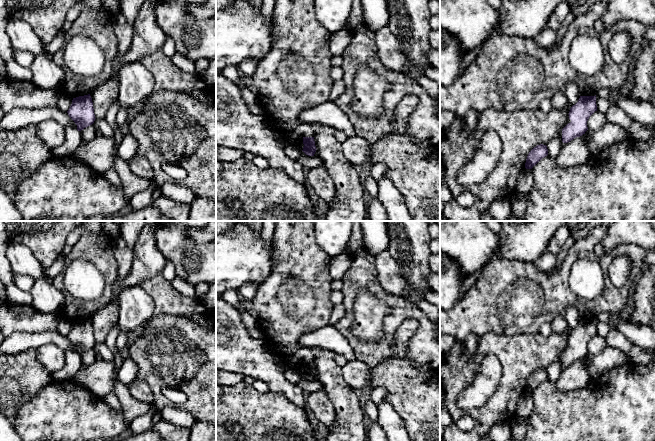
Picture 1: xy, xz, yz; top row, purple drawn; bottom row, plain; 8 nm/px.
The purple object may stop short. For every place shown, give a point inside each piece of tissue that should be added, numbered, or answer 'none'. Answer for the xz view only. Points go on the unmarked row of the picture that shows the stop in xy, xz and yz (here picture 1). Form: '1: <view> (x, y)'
none

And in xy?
none

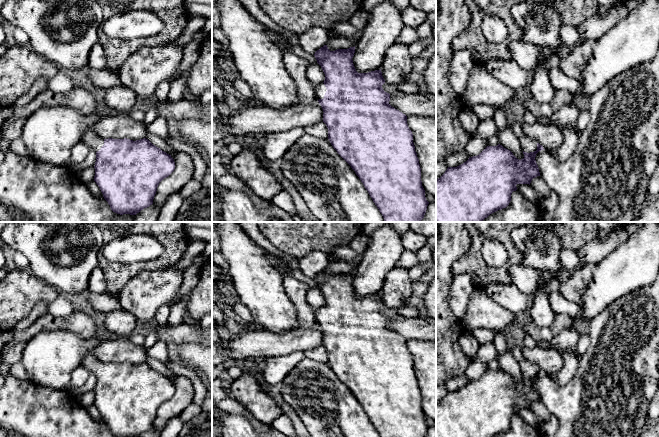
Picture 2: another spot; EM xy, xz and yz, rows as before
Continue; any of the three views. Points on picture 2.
1: xz (320, 313)

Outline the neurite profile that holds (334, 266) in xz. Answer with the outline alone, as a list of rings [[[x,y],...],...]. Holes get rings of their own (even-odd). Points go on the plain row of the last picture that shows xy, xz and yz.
[[[363,253],[360,256],[357,263],[349,263],[349,262],[345,262],[343,260],[329,260],[326,269],[330,275],[335,275],[337,273],[348,273],[350,271],[356,270],[362,257],[363,257]]]

